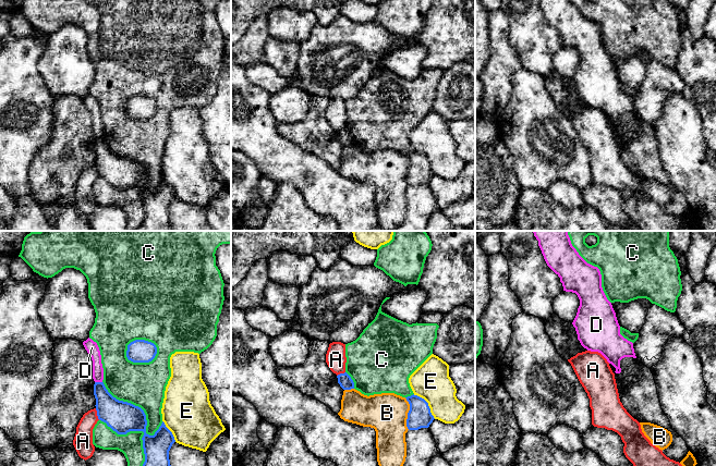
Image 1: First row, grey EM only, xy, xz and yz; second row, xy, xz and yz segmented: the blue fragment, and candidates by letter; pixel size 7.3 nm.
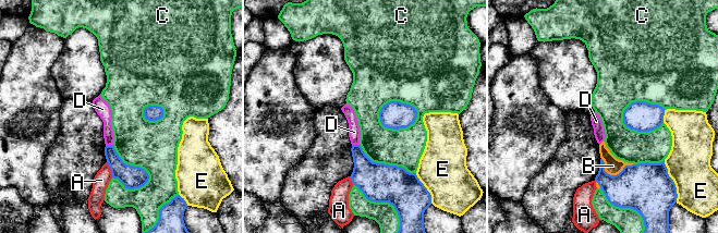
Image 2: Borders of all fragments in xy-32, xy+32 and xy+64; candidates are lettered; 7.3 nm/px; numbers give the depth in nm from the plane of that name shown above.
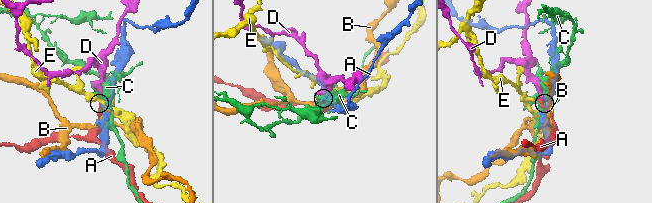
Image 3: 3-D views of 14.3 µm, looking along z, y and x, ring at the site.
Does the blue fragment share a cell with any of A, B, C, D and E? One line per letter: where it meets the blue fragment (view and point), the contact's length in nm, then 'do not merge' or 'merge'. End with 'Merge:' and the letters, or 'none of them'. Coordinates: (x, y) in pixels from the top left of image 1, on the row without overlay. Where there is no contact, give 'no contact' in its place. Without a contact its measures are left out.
A: contact xy (97, 170); length 90 nm; do not merge
B: contact xz (408, 170); length 240 nm; do not merge
C: contact xy (146, 176); length 750 nm; do not merge
D: contact xy (98, 138); length 60 nm; do not merge
E: contact xz (427, 160); length 240 nm; do not merge
Merge: none of them

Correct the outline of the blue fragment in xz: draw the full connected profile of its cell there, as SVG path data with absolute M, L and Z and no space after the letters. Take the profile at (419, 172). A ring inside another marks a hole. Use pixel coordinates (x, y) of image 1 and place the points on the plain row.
M414 150L405 155L410 160L406 175L408 185L418 186L421 184L428 184L435 175L430 169L428 159L424 155Z

